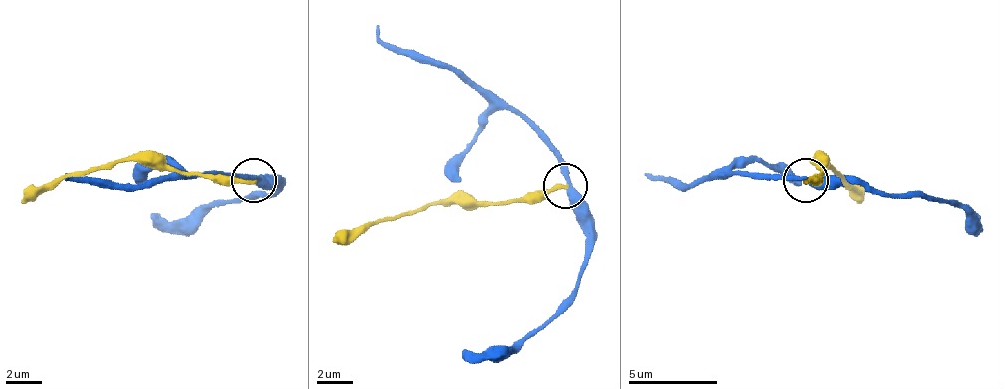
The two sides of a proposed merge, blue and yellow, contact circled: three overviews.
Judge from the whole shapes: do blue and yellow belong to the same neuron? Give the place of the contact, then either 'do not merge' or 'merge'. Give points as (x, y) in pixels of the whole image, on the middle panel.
place (565, 186); do not merge

